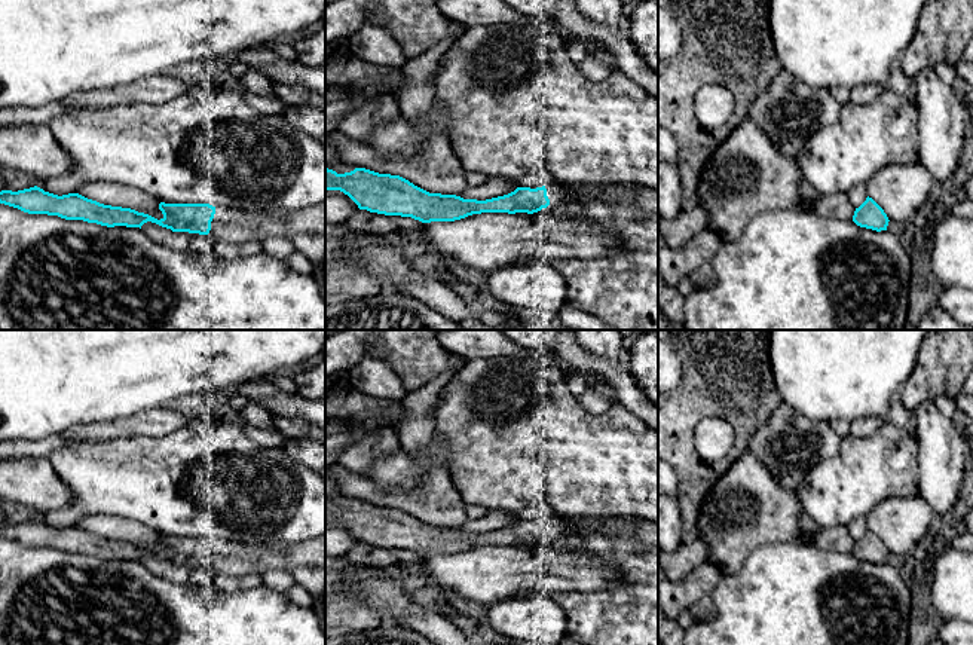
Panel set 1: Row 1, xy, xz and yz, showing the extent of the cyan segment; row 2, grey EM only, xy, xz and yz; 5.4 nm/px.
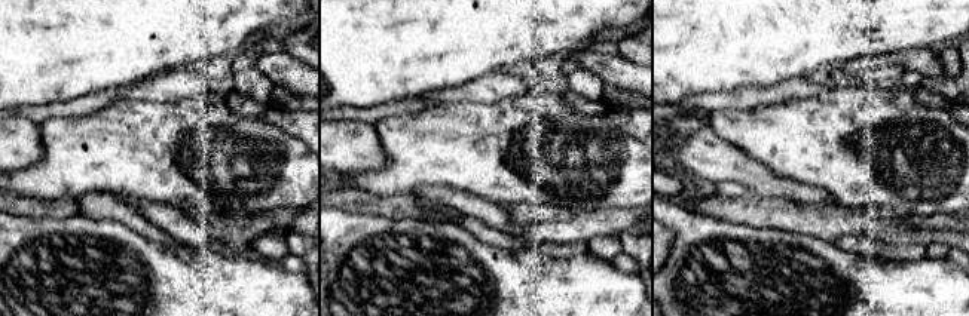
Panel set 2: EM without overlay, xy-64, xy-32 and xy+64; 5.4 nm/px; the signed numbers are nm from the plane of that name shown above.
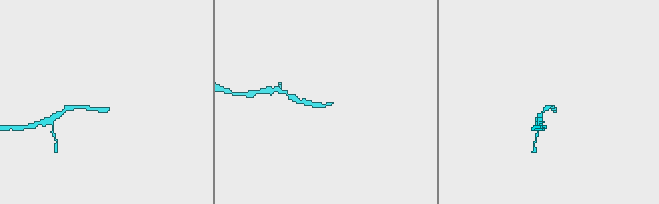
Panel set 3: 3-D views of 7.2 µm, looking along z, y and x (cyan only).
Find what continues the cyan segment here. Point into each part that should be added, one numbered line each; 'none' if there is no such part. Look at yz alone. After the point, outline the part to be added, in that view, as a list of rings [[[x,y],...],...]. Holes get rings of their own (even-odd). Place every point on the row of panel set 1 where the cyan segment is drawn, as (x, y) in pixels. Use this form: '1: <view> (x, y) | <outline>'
1: yz (857, 195) | [[[863,183],[863,184],[854,186],[847,195],[851,204],[854,205],[854,208],[859,208],[868,198],[866,184]]]

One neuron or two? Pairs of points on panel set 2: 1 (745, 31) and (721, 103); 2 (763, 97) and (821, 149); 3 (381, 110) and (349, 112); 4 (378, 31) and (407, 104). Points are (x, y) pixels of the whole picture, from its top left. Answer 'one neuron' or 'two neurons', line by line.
1: two neurons
2: two neurons
3: one neuron
4: two neurons

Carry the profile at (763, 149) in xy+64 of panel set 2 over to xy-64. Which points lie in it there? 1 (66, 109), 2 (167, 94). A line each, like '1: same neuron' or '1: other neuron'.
1: other neuron
2: other neuron

